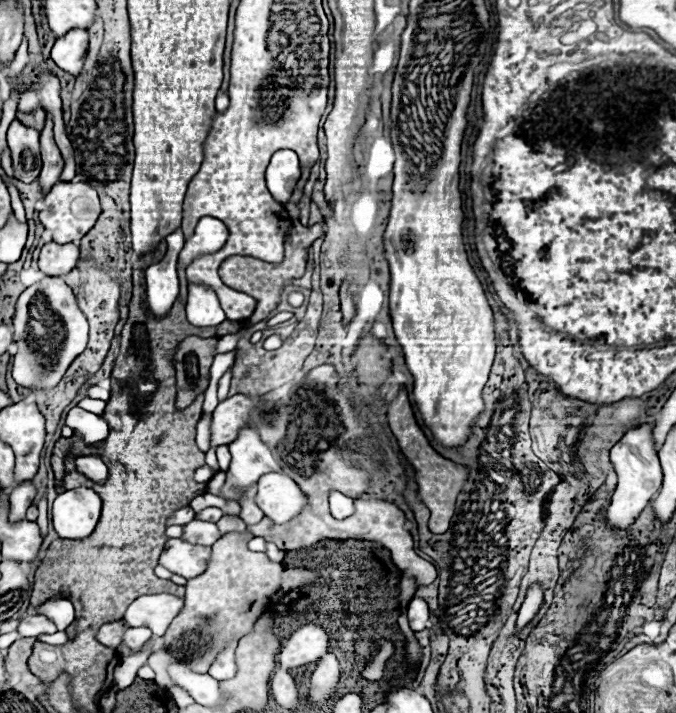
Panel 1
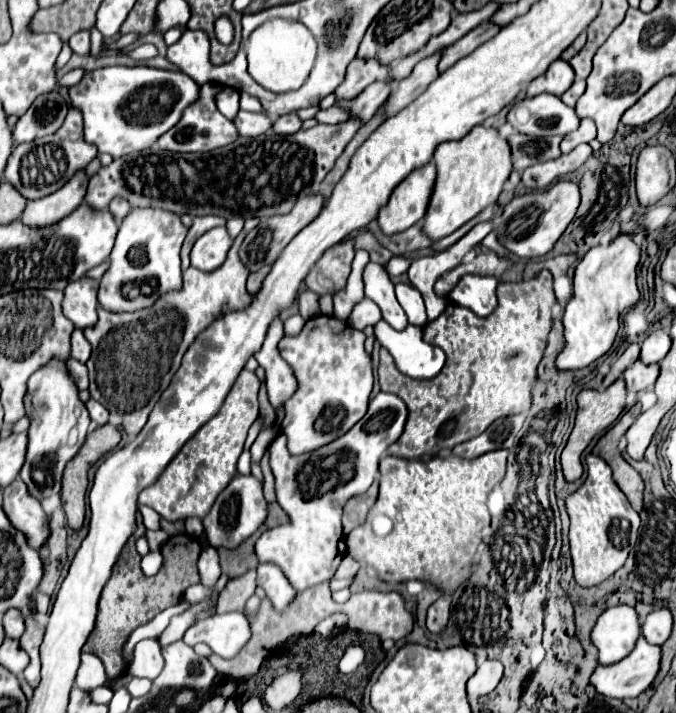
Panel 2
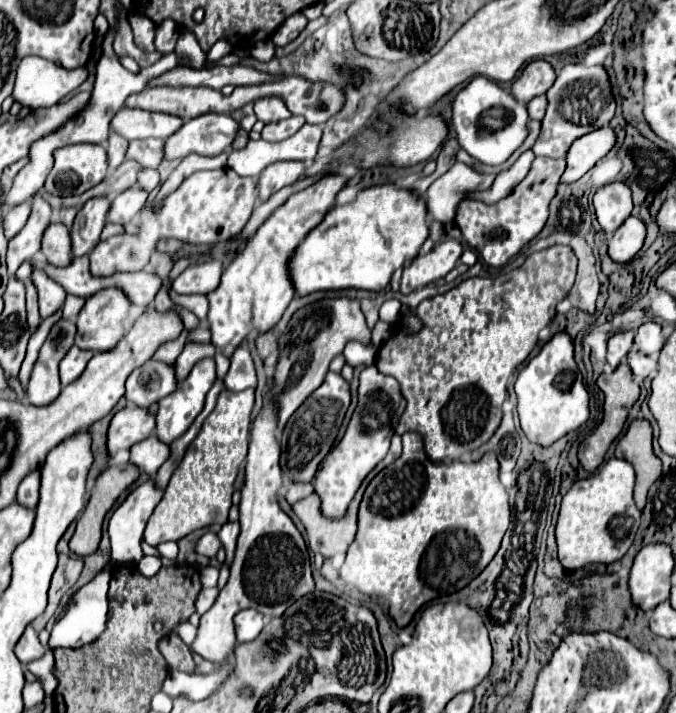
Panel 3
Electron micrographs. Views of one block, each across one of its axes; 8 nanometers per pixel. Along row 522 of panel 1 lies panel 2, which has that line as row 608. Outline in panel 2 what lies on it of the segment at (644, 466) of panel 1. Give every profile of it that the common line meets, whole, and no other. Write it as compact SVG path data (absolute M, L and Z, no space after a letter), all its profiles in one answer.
M612 606L600 614L590 632L592 644L598 648L598 664L620 662L634 648L640 636L640 620L630 606Z

